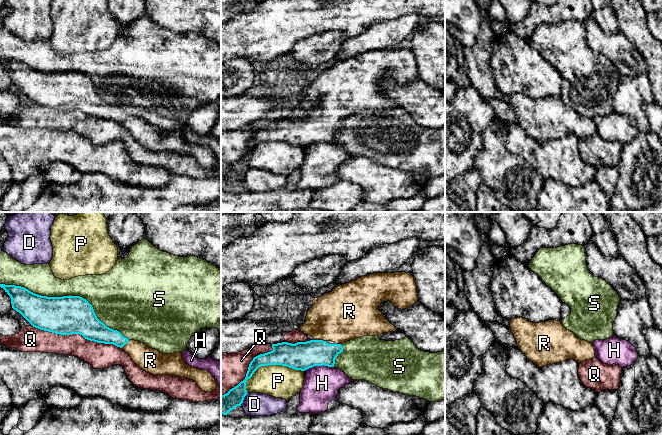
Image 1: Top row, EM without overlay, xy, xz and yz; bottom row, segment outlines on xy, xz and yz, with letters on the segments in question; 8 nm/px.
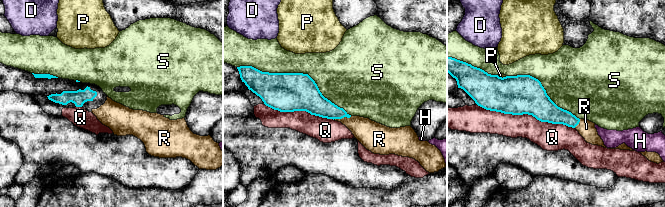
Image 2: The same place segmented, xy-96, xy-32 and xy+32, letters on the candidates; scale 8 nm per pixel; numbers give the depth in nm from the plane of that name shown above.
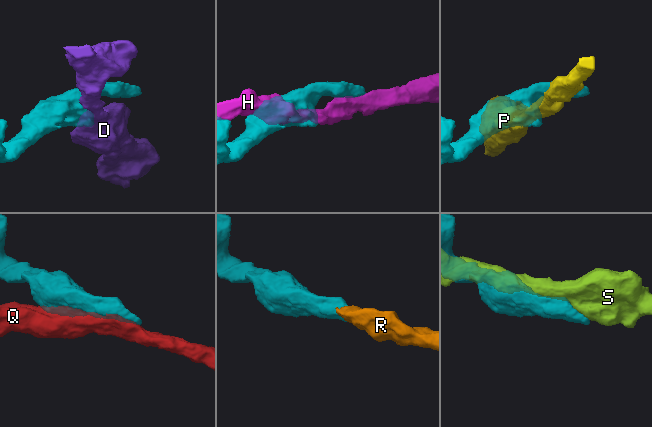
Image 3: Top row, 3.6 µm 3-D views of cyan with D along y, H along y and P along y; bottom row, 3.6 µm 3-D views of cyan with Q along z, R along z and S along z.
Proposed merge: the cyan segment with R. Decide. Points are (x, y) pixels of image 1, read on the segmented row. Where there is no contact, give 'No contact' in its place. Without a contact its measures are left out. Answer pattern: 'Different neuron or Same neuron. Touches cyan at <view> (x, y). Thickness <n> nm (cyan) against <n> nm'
Same neuron. Touches cyan at xy (125, 343). Thickness 170 nm (cyan) against 190 nm

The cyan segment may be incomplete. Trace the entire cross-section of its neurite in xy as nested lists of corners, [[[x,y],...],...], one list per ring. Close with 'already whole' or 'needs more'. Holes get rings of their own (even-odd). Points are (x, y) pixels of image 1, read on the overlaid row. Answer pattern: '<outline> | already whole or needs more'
[[[0,284],[0,287],[10,296],[12,308],[35,328],[63,336],[80,334],[90,341],[113,344],[122,348],[144,371],[188,378],[205,392],[218,386],[210,372],[186,364],[182,352],[163,354],[107,327],[97,318],[92,305],[80,296],[47,297],[21,286]]] | needs more

